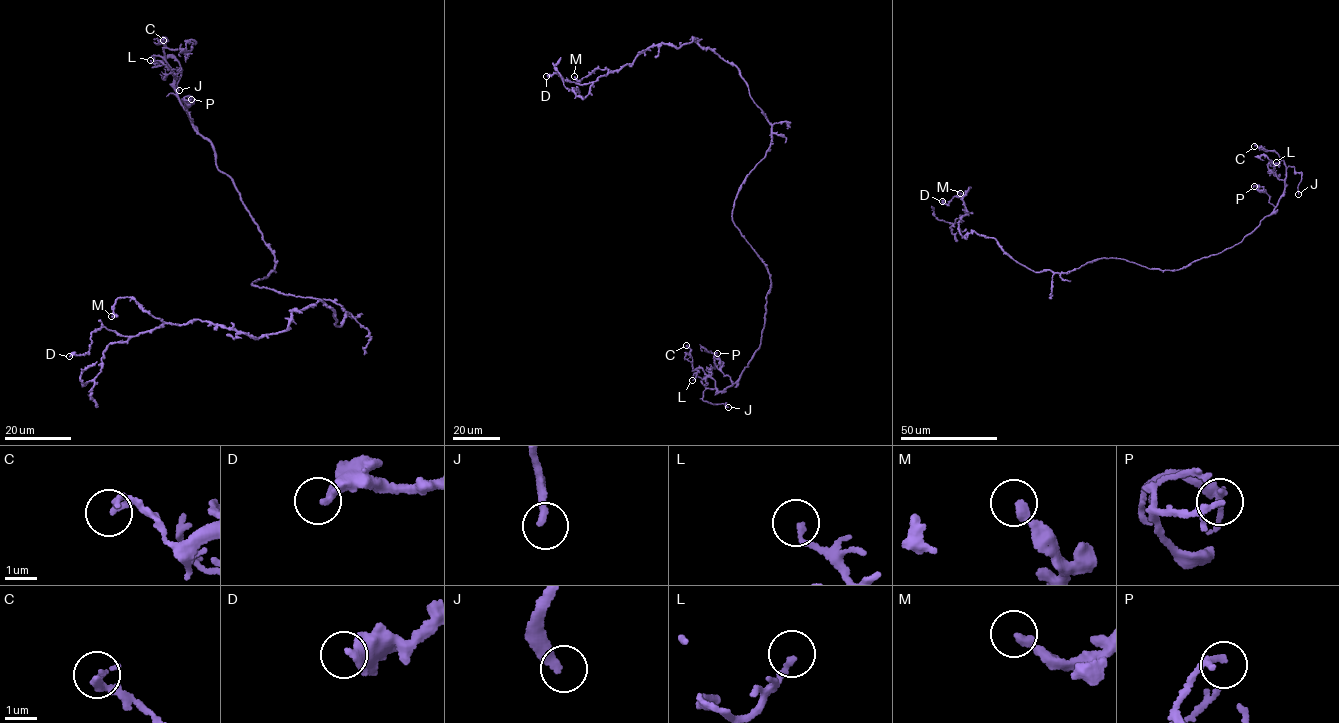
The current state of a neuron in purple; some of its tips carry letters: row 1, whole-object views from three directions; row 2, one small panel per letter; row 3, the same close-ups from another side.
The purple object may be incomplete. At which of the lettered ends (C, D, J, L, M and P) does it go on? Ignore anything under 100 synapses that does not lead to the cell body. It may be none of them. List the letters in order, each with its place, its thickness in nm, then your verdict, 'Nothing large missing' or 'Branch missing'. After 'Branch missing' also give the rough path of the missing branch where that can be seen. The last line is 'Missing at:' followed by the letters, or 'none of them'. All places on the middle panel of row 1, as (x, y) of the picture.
C: Place: (686, 345). Thickness 180 nm. Nothing large missing
D: Place: (546, 76). Thickness 360 nm. Nothing large missing
J: Place: (728, 407). Thickness 280 nm. Branch missing. Course of what is missing: (728, 407), (737, 407), (741, 412), (751, 409)
L: Place: (692, 380). Thickness 190 nm. Nothing large missing
M: Place: (574, 76). Thickness 300 nm. Nothing large missing
P: Place: (717, 353). Thickness 120 nm. Nothing large missing
Missing at: J

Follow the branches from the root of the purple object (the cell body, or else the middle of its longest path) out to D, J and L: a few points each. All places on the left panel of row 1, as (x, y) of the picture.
D: (310, 297), (348, 312), (341, 325), (321, 301), (262, 337), (197, 319), (104, 327), (69, 356)
J: (310, 297), (251, 283), (272, 271), (275, 257), (180, 102), (171, 67), (155, 55), (179, 63), (179, 90)
L: (310, 297), (251, 283), (272, 271), (275, 257), (180, 102), (177, 77), (150, 60)

